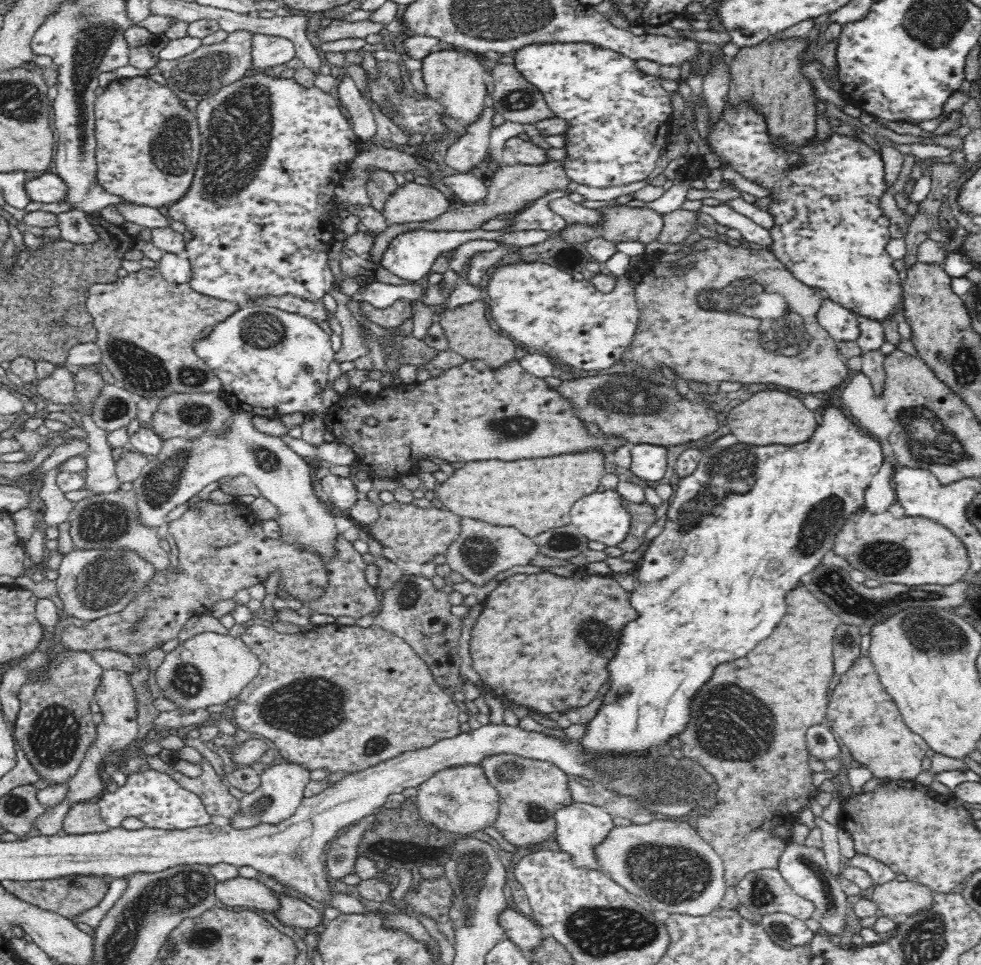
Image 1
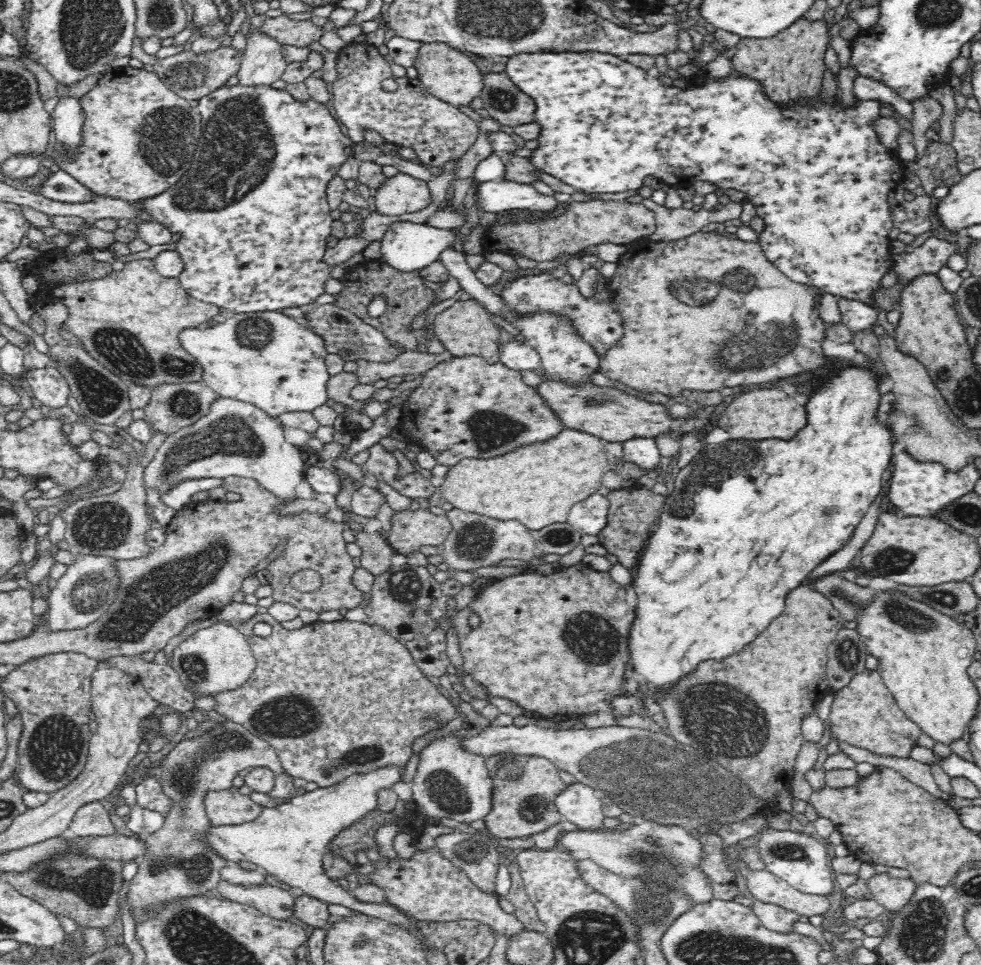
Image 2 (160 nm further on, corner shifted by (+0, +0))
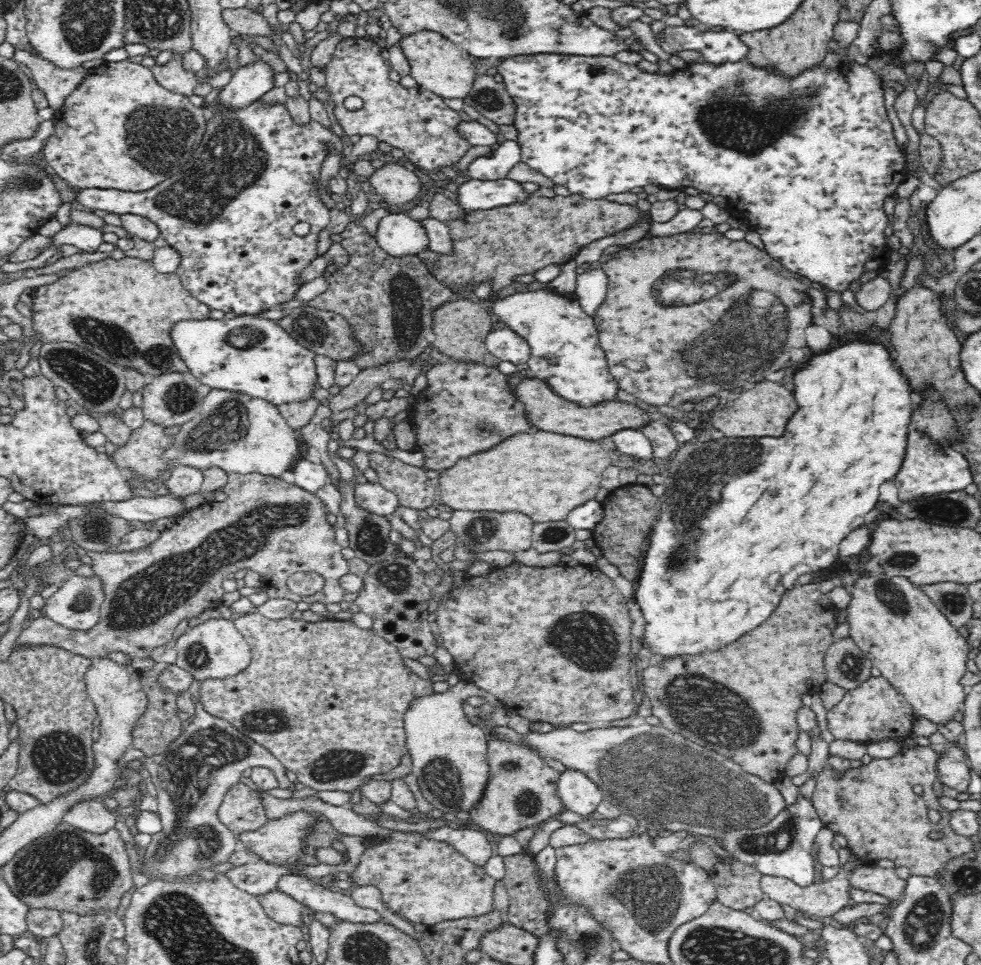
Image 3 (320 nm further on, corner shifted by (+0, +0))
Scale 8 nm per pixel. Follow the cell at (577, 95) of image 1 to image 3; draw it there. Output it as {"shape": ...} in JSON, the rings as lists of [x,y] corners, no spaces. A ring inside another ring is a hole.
{"shape":[[[538,53],[506,57],[496,62],[493,72],[498,72],[503,77],[506,91],[514,102],[512,125],[518,131],[515,141],[520,147],[521,161],[550,178],[554,184],[566,186],[571,194],[592,200],[604,199],[608,194],[628,192],[636,186],[658,184],[666,189],[696,188],[699,192],[712,196],[724,196],[728,200],[729,215],[744,219],[751,230],[761,233],[765,251],[772,258],[779,260],[791,272],[797,272],[840,293],[848,289],[850,282],[858,280],[862,272],[881,272],[891,260],[892,250],[884,241],[884,228],[890,224],[891,218],[884,213],[882,204],[888,195],[896,192],[896,188],[910,173],[906,168],[905,149],[897,143],[894,127],[886,113],[883,81],[866,64],[849,62],[844,68],[830,69],[820,62],[790,77],[781,74],[773,66],[754,66],[747,57],[720,64],[709,62],[704,57],[686,62],[682,68],[673,68],[670,73],[663,73],[660,70],[642,71],[636,64],[622,63],[611,56]]]}

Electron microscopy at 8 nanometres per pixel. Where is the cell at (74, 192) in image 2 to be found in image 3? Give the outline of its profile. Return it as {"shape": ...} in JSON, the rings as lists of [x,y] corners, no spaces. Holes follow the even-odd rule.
{"shape":[[[256,101],[240,110],[224,109],[208,119],[202,142],[184,168],[174,176],[142,192],[84,189],[75,200],[98,213],[138,214],[149,218],[158,225],[167,244],[180,253],[181,263],[175,272],[190,295],[210,309],[224,313],[260,314],[292,301],[300,286],[296,276],[317,257],[318,232],[298,236],[290,230],[298,222],[308,222],[312,228],[328,226],[328,208],[318,199],[312,180],[318,180],[320,176],[326,158],[324,144],[328,142],[334,146],[332,150],[341,151],[342,142],[322,123],[312,120],[305,125],[294,123],[284,105],[264,107]]]}

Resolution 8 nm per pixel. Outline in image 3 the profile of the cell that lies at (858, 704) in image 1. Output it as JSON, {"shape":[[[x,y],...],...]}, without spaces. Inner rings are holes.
{"shape":[[[870,677],[866,682],[863,682],[858,688],[847,690],[844,698],[833,708],[827,710],[826,724],[827,728],[832,733],[836,740],[851,740],[856,742],[877,743],[880,740],[897,740],[903,742],[911,732],[912,723],[918,716],[912,705],[903,697],[891,682],[880,677]]]}

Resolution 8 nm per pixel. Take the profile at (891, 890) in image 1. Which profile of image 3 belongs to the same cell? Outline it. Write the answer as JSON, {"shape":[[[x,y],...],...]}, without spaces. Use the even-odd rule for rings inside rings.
{"shape":[[[878,865],[854,868],[849,876],[849,883],[851,888],[875,892],[890,900],[899,899],[907,885],[906,879],[898,877],[894,869]]]}

